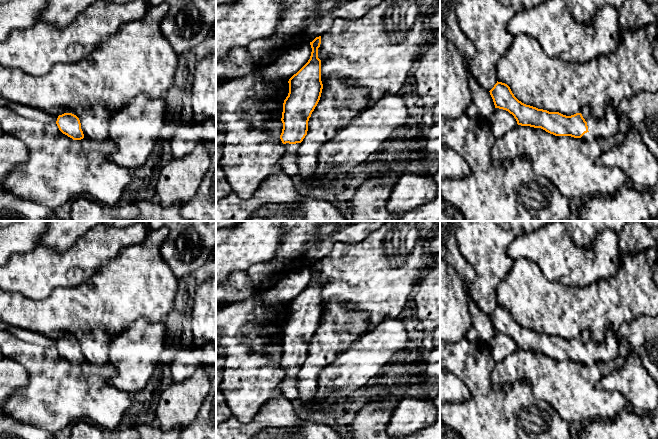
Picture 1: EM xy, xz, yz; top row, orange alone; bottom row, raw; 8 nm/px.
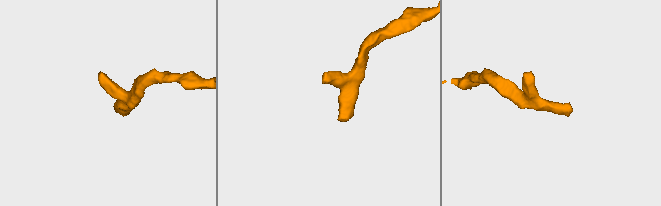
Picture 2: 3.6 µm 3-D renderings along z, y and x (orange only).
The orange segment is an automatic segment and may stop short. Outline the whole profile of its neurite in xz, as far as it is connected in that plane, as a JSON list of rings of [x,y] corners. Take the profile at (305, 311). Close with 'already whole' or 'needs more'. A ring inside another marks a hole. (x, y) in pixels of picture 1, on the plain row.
[[[321,260],[310,266],[312,272],[310,283],[289,303],[289,317],[283,327],[281,342],[283,353],[280,363],[286,372],[286,377],[278,388],[290,401],[299,398],[294,369],[301,367],[307,359],[309,342],[320,324],[323,313],[321,284],[318,282],[320,268]]]; needs more

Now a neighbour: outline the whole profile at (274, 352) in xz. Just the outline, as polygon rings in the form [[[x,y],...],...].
[[[271,343],[266,346],[267,352],[263,358],[267,361],[280,361],[283,353],[283,347],[279,343]]]

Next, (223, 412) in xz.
[[[217,390],[216,391],[216,427],[231,417],[232,417],[232,412],[226,402],[223,393],[220,390]]]

